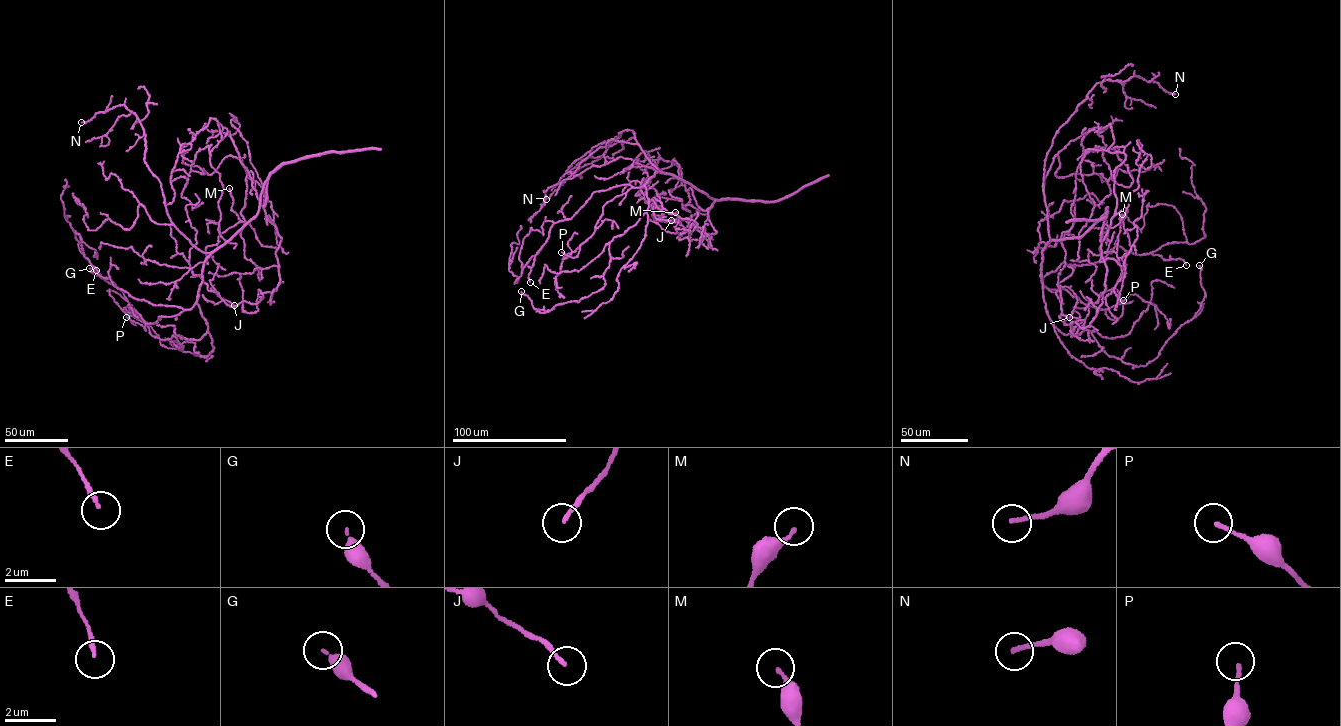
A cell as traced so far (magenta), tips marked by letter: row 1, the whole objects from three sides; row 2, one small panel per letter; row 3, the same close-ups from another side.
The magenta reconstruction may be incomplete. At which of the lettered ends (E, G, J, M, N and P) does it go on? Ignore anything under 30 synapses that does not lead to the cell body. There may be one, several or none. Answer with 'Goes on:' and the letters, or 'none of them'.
Goes on: N, P

